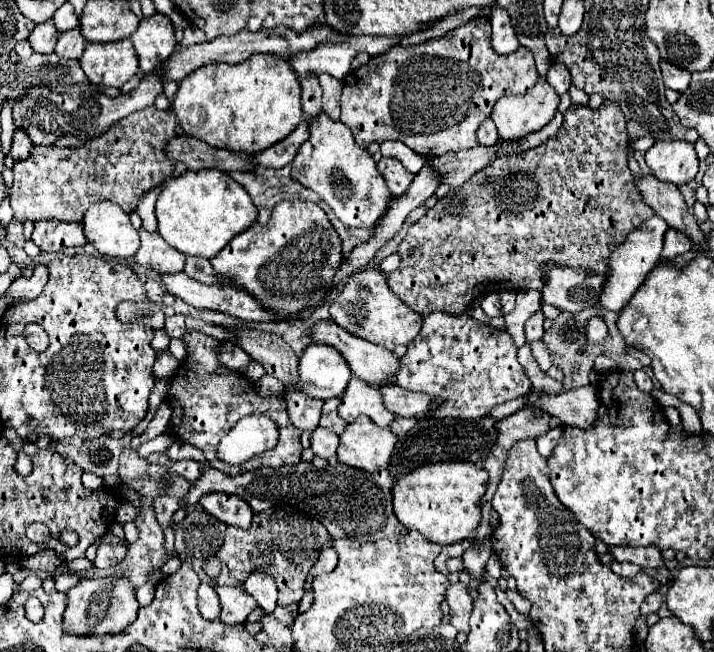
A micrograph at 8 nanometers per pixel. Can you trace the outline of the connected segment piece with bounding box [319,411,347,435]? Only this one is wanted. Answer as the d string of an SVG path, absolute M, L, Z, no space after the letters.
M335 411L329 413L329 415L323 415L321 421L319 421L319 425L325 427L325 429L331 429L331 431L337 433L337 435L341 435L341 433L345 431L345 427L347 427L347 423L345 423Z

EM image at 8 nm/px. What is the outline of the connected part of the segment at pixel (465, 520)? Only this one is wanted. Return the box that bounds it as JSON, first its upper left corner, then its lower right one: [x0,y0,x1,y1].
[393,461,487,545]

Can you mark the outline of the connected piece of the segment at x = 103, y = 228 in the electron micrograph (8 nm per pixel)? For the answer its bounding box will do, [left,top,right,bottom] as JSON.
[83,201,139,257]

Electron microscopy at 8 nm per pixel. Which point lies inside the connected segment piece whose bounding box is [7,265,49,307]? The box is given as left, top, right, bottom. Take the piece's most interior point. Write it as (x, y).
(22, 288)

